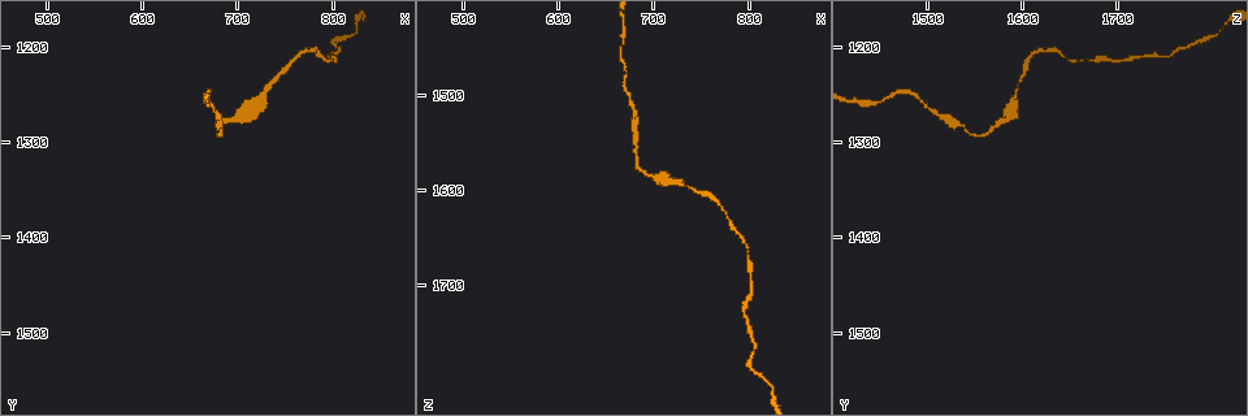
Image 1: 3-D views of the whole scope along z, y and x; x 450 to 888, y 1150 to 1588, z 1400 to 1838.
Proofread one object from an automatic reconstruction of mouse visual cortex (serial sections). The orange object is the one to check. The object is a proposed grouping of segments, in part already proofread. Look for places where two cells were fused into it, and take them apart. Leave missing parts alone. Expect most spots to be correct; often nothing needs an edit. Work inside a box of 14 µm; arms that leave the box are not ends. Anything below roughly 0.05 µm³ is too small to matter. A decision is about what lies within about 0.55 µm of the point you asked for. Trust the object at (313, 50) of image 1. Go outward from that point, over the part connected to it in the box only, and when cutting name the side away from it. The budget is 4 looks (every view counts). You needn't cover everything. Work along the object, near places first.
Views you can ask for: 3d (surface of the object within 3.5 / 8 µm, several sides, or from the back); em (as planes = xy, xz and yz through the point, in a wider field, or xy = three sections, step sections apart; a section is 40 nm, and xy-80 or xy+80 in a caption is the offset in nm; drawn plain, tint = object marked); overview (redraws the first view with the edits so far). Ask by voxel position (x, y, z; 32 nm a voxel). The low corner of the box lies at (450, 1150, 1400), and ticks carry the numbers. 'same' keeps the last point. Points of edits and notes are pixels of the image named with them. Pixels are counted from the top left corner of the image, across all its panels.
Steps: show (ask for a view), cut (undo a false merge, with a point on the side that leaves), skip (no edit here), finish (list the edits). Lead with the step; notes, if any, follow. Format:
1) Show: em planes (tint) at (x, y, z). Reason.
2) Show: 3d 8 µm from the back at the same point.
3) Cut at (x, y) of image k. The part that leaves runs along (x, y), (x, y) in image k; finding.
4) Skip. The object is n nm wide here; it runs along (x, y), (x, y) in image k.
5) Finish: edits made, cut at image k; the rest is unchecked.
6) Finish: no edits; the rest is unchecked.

Show: 3d 8 µm at (700, 1275, 1585). Sudden change in width.

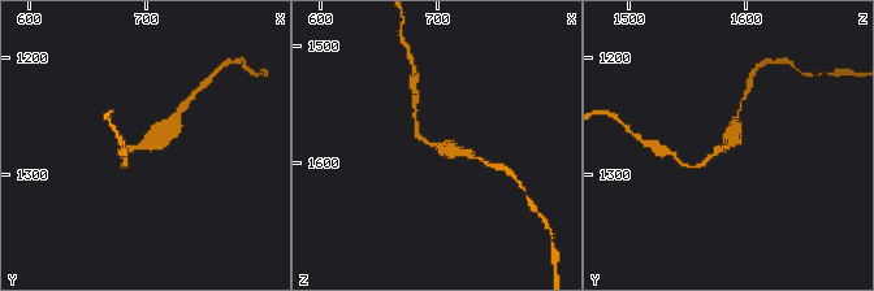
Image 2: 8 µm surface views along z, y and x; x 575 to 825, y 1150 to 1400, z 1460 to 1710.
Show: em xy step 3 (tint) at (700, 1276, 1586). The arms are 200, 350 nm wide.

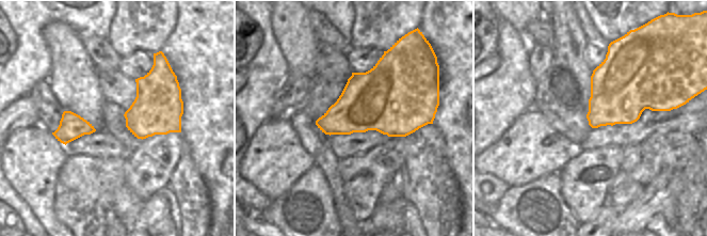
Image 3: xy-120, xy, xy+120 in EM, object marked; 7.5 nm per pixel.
Skip. It runs along (173, 121), (125, 159) in image 2; one cell here.

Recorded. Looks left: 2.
Show: 3d 3.5 µm at (800, 1195, 1780). Abrupt turn.

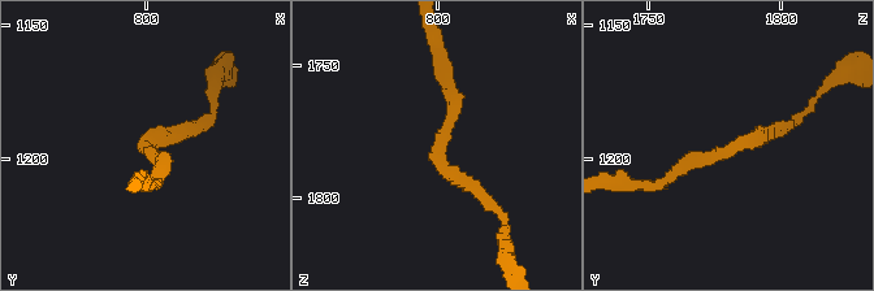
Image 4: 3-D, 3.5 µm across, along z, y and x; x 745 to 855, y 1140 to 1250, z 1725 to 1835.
Show: em xy step 1 (tint) at (801, 1195, 1784). The arms are 150, 200 nm wide.

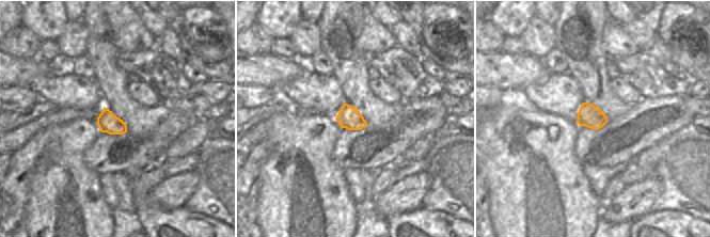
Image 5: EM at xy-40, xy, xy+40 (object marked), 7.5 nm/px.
Skip. Continuous, no second cell.

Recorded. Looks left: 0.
Finish: no edits; the rest is unchecked.

